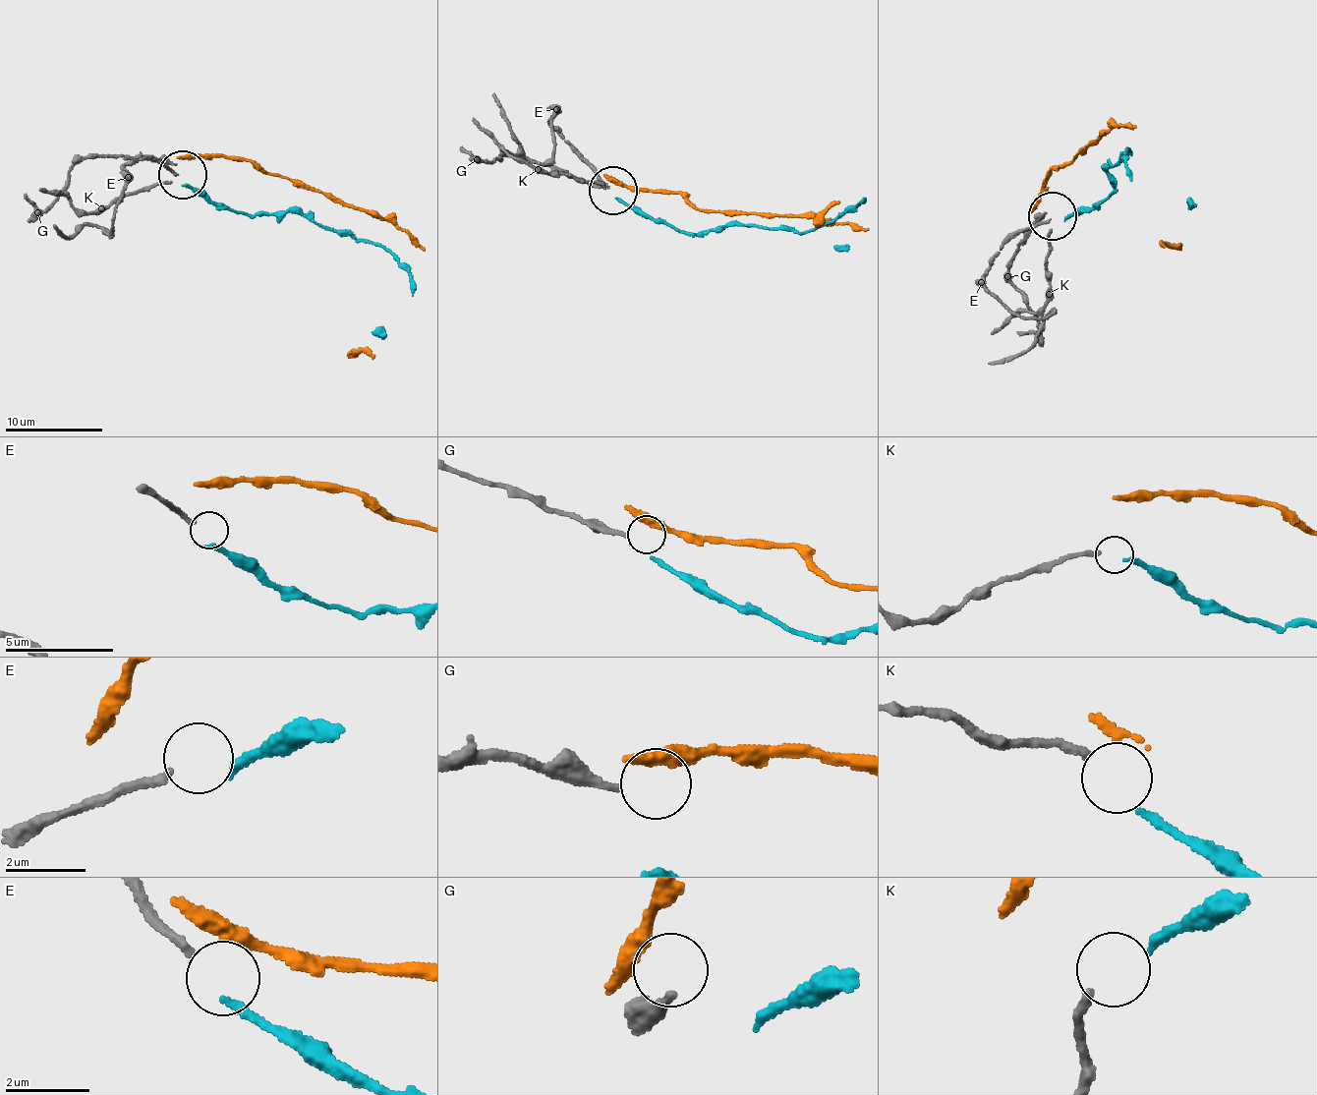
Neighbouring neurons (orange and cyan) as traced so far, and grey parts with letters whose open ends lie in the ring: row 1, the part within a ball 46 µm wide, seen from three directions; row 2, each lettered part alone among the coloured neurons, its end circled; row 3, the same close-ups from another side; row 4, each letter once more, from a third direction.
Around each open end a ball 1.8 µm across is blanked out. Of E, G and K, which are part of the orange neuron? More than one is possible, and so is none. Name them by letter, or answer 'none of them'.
none of them

